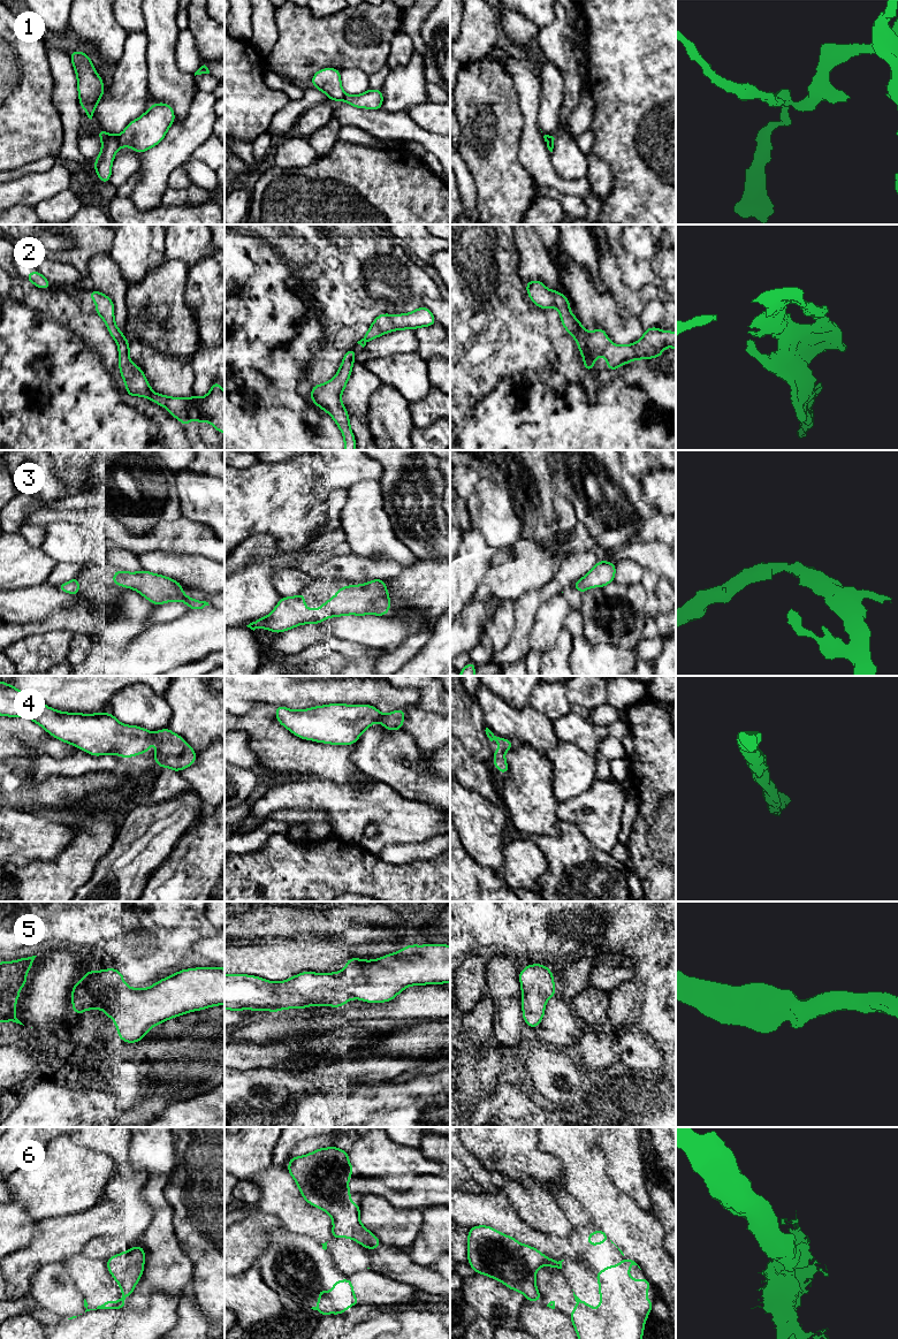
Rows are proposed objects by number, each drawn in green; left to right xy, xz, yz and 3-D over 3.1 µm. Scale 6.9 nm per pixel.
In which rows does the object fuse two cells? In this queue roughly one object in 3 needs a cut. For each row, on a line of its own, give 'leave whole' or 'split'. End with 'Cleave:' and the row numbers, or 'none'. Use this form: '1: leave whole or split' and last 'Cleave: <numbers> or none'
1: split
2: leave whole
3: leave whole
4: leave whole
5: leave whole
6: split
Cleave: 1, 6

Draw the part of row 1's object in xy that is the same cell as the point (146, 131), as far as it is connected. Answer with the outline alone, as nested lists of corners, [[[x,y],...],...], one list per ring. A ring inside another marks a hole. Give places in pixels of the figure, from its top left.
[[[152,104],[142,116],[127,124],[119,136],[120,147],[130,146],[142,154],[158,145],[175,122],[173,107],[168,104]]]

